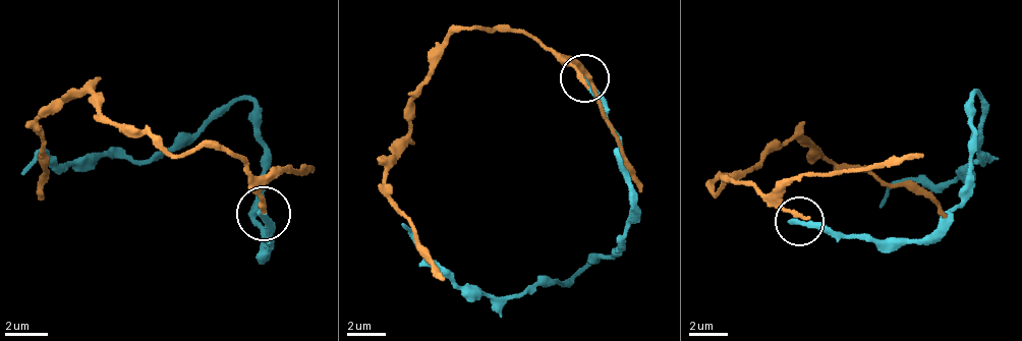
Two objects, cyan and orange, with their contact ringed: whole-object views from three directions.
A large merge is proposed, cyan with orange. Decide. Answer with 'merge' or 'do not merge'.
do not merge

